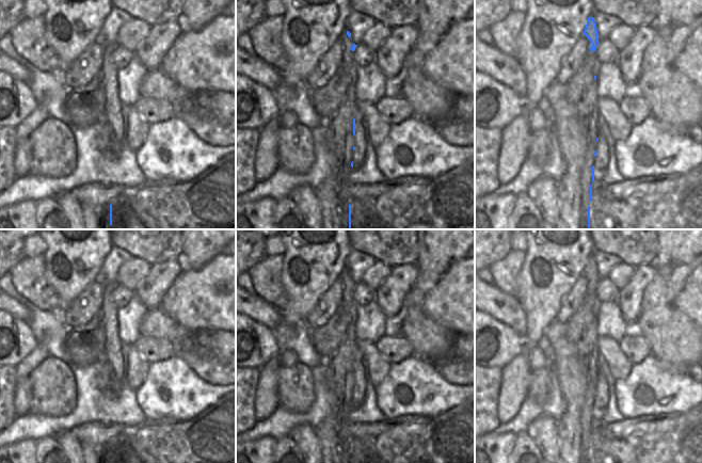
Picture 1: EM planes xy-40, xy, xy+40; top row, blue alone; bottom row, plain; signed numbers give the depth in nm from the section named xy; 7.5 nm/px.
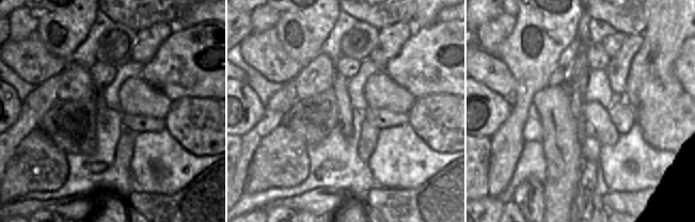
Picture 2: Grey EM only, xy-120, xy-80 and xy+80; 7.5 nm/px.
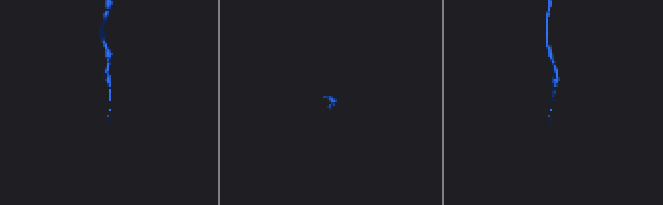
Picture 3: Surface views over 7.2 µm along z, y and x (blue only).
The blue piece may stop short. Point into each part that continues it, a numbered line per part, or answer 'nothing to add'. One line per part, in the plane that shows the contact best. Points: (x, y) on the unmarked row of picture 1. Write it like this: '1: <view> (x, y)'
1: xy+40 (587, 350)

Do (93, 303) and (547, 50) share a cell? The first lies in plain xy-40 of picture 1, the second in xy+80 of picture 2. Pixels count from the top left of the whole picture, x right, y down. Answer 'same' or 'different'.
different

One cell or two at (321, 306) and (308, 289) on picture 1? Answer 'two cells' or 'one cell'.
two cells

